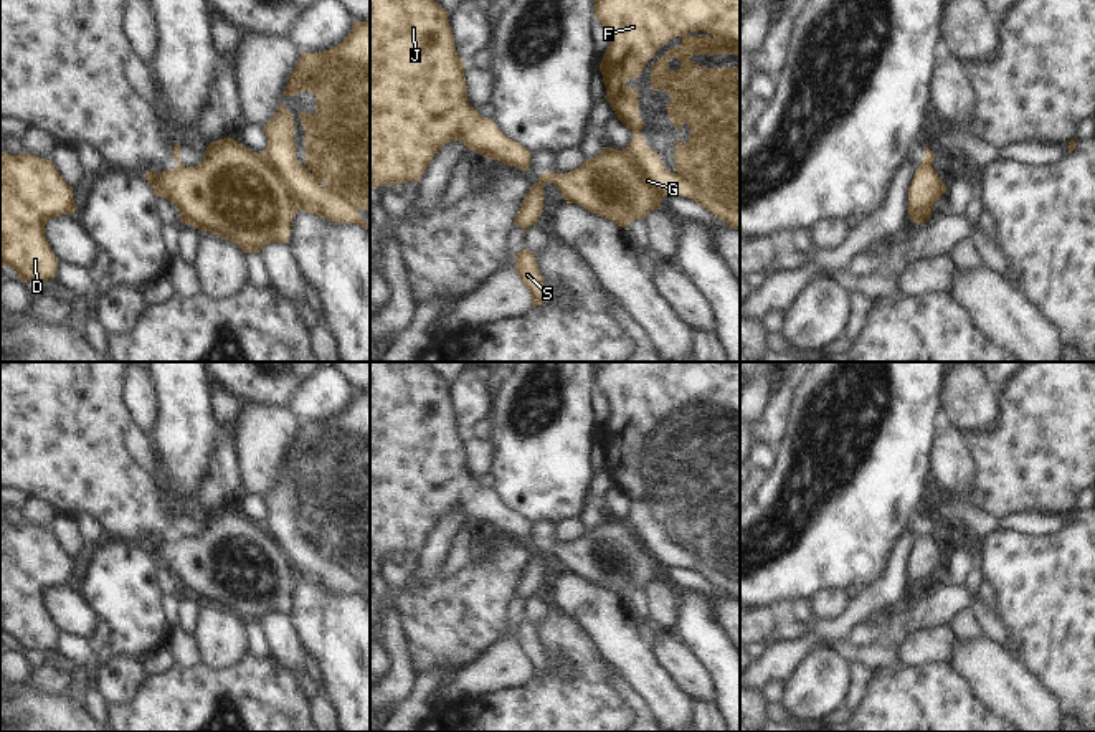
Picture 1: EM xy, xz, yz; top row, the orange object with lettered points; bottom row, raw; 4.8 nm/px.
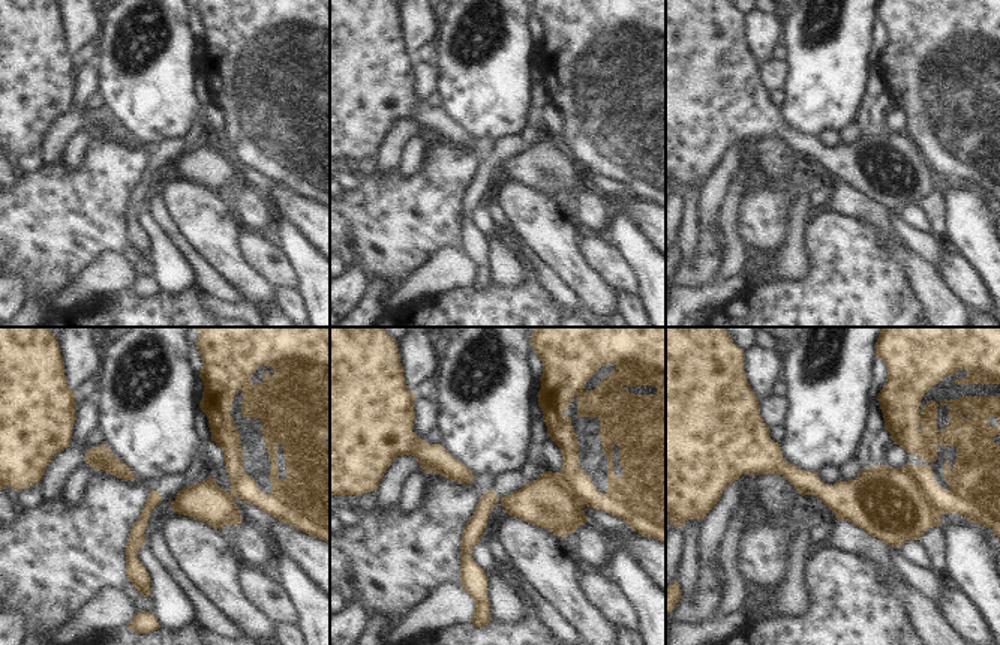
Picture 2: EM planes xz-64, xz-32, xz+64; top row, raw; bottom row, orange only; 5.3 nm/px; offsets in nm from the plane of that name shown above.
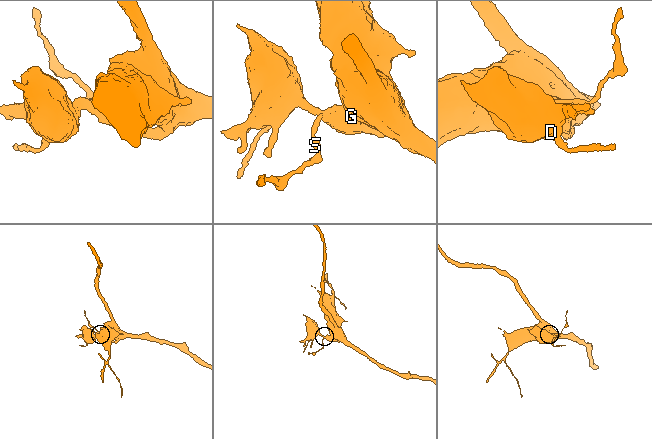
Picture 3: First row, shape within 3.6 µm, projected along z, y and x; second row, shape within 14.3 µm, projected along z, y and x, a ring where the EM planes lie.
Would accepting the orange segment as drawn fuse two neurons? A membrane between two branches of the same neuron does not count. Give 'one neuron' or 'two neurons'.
two neurons

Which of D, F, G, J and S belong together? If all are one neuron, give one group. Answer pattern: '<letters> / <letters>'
D F G J / S

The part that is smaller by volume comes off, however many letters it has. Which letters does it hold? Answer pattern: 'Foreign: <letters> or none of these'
Foreign: S

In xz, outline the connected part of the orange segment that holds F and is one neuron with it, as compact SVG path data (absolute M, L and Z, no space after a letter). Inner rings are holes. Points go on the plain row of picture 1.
M600 362L595 387L609 405L609 416L600 433L604 468L636 509L623 520L606 517L575 540L550 540L545 545L566 573L578 573L621 598L661 580L664 567L685 567L740 600L740 436L707 438L690 430L694 425L740 426L740 362ZM675 406L682 413L651 436L651 459L669 463L667 484L674 497L679 501L684 494L690 496L687 512L675 512L675 540L671 542L639 502L644 496L639 463L626 453L639 448L654 423Z

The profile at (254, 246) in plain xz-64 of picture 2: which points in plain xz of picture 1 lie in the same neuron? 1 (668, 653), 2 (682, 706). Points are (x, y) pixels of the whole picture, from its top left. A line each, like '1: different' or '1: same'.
1: same
2: different

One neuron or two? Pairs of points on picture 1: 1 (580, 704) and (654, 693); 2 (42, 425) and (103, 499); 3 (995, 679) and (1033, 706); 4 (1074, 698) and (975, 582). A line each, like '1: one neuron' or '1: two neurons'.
1: two neurons
2: one neuron
3: one neuron
4: two neurons

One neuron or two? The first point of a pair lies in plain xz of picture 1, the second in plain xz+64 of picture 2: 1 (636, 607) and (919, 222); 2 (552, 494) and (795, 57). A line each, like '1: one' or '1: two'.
1: one
2: one

